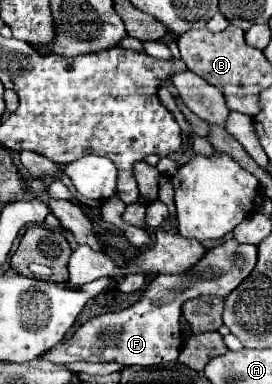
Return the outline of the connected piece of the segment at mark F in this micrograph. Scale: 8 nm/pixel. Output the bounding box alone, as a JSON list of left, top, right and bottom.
[46,240,256,366]

